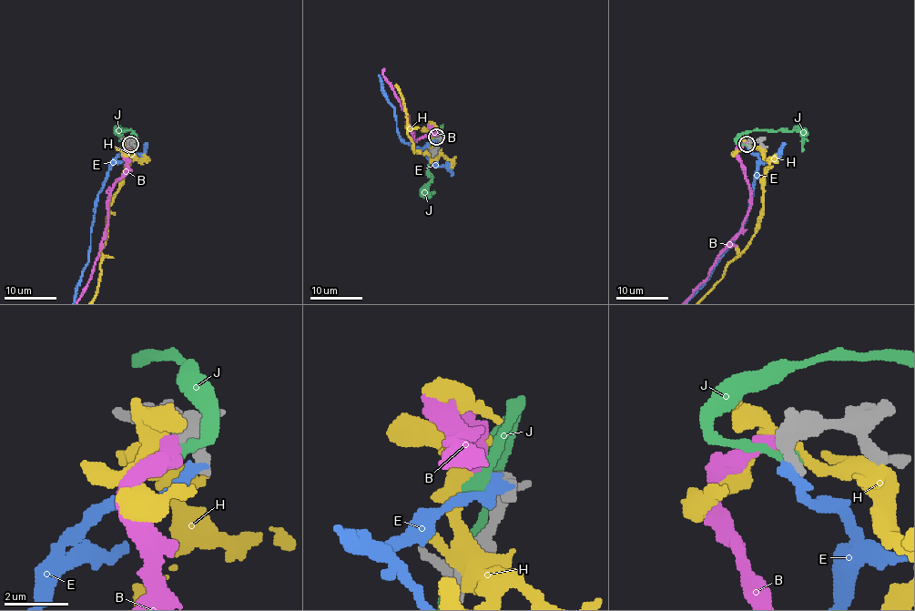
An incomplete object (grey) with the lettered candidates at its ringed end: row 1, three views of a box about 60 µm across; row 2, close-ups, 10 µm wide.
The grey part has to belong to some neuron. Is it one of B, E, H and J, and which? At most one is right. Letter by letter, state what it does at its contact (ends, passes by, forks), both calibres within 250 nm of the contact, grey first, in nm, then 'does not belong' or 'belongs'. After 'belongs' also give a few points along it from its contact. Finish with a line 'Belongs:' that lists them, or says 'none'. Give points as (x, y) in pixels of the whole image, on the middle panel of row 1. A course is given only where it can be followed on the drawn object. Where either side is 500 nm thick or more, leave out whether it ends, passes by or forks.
B: it ends there; 440 nm thick on the grey side, 480 nm on the other; belongs
E: it ends there; 440 nm thick on the grey side, 380 nm on the other; does not belong
H: it forks there; 440 nm thick on the grey side, 420 nm on the other; does not belong
J: it ends there; 440 nm thick on the grey side, 460 nm on the other; does not belong
Belongs: B

